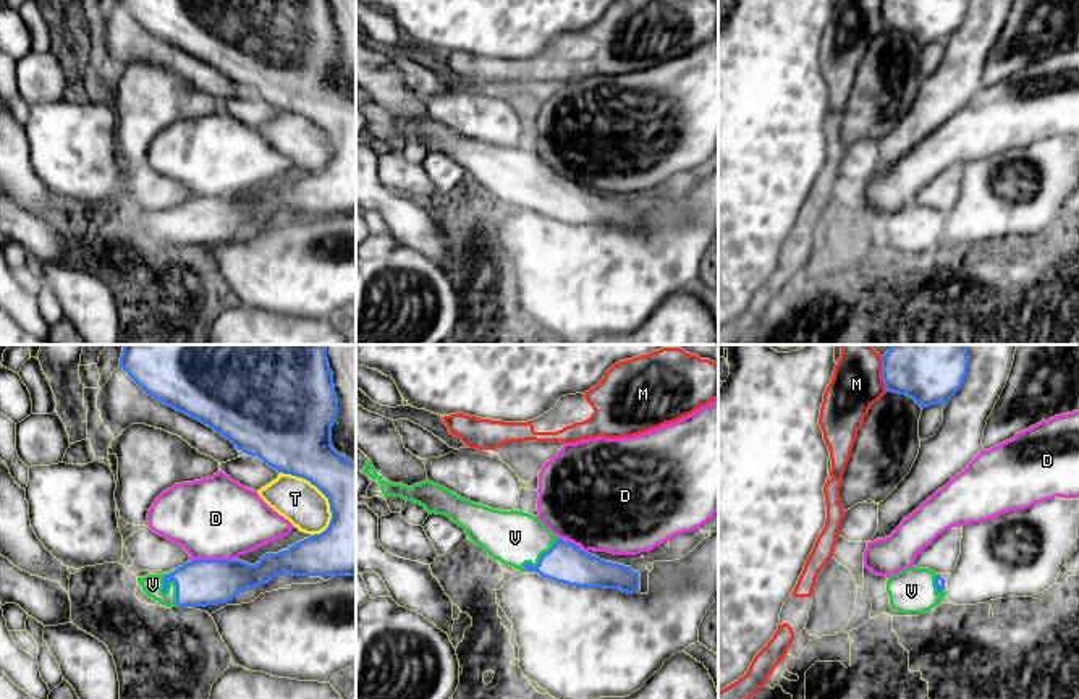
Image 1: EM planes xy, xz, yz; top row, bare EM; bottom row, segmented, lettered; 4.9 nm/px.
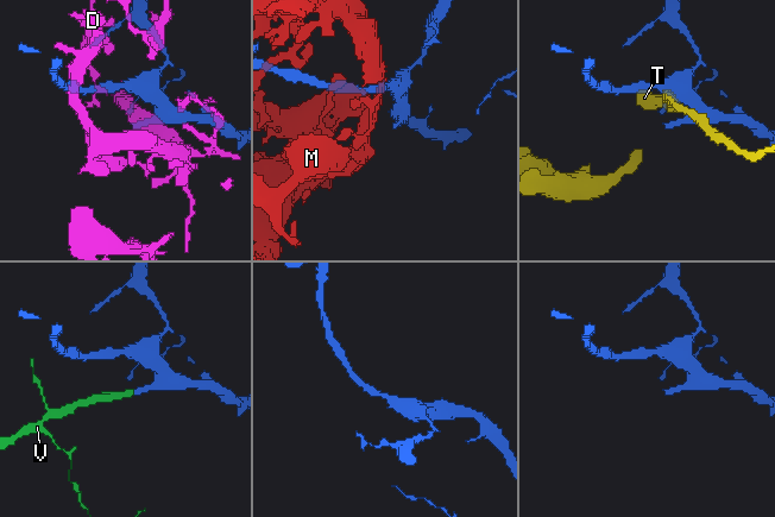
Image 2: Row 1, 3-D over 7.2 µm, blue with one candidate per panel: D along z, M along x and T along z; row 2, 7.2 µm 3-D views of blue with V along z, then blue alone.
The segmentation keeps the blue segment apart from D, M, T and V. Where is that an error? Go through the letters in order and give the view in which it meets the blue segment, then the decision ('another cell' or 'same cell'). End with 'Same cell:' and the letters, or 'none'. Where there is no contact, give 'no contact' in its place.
D: contact in xy; another cell
M: contact in yz; another cell
T: contact in xy; another cell
V: contact in xy; same cell
Same cell: V

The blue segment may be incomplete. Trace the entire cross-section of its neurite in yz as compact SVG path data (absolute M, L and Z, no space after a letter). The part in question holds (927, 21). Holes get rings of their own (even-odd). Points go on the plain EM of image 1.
M882 0L886 29L906 32L922 47L943 42L963 24L969 0Z

